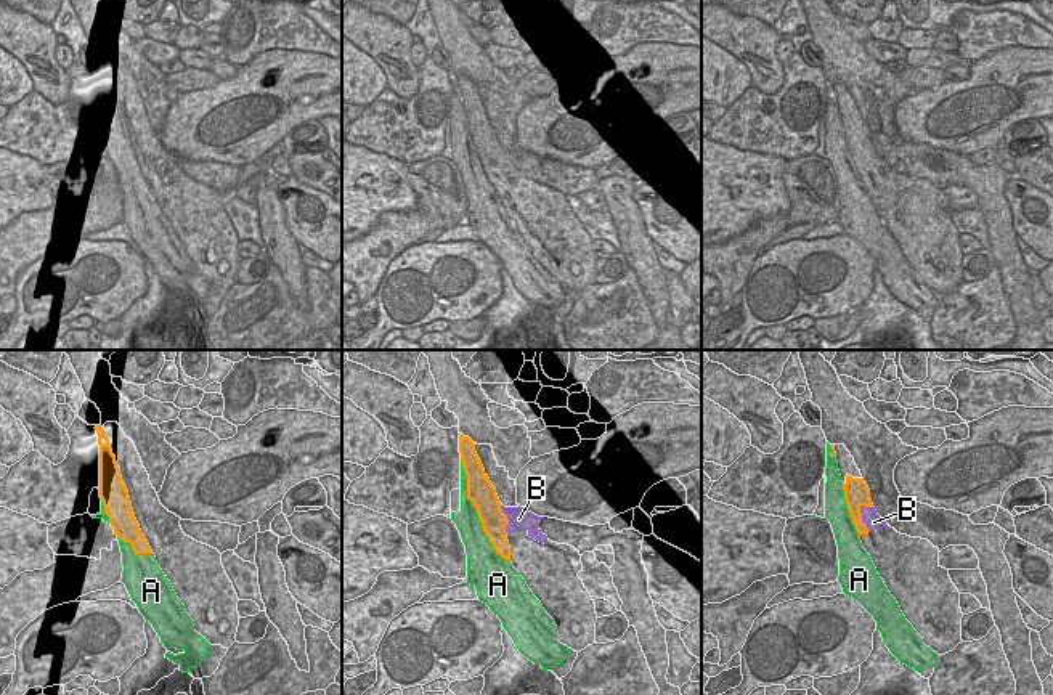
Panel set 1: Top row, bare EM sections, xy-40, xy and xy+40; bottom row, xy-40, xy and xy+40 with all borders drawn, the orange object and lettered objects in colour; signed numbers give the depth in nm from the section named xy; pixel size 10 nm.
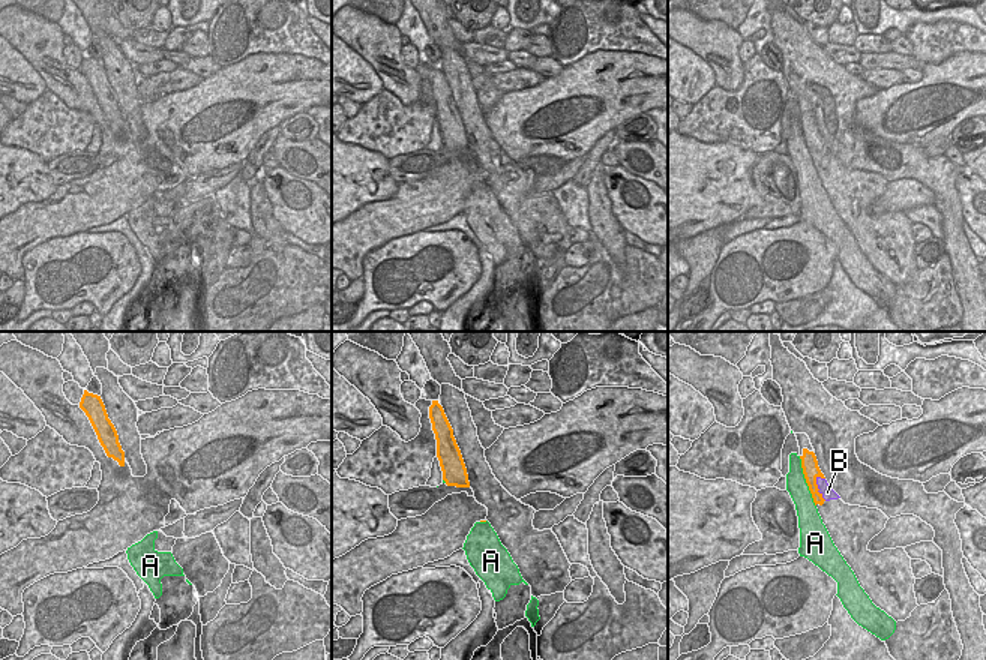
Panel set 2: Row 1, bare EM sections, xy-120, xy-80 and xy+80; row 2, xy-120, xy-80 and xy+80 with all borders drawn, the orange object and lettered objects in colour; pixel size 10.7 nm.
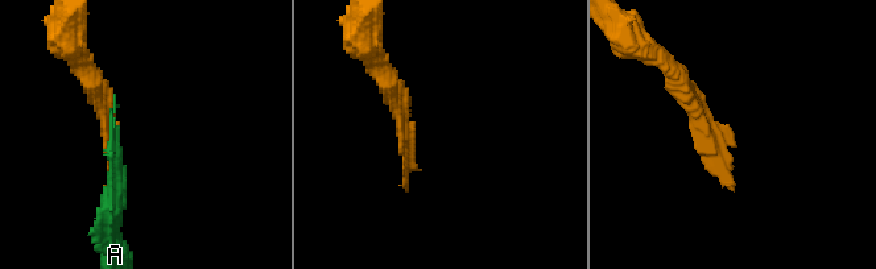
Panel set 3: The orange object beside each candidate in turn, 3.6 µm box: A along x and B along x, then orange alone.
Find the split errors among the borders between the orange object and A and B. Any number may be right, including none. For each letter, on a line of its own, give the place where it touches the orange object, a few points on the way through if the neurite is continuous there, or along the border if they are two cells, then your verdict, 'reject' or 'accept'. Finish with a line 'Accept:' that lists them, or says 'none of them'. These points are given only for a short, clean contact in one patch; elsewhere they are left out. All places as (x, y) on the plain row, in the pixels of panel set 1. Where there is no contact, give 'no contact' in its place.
A: xy (477, 153) | accept
B: xy+40 (861, 158) | along xy+40 (861, 145), (862, 162), (870, 170) | reject
Accept: A

